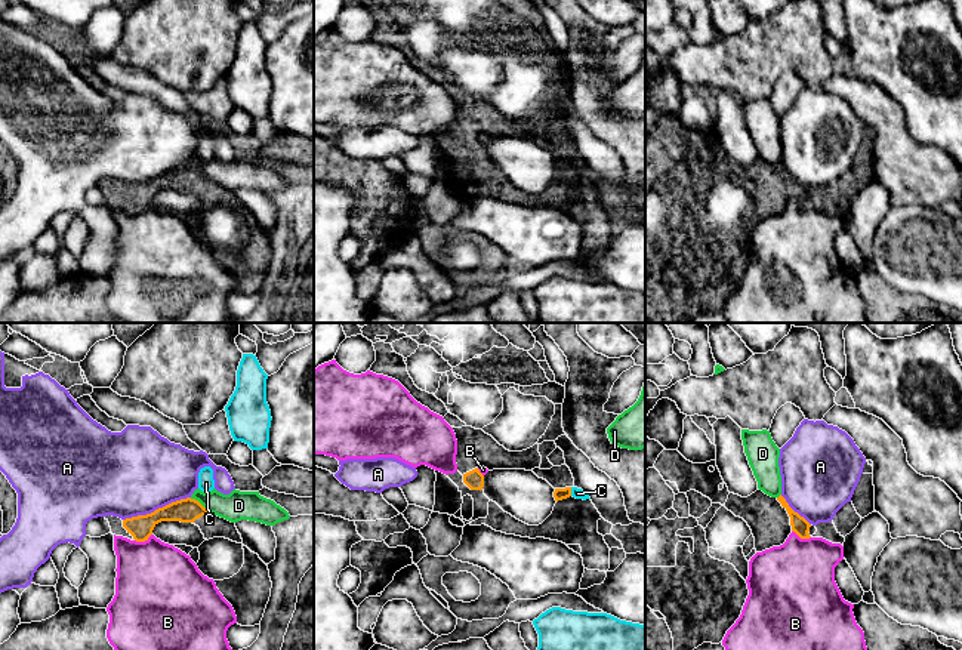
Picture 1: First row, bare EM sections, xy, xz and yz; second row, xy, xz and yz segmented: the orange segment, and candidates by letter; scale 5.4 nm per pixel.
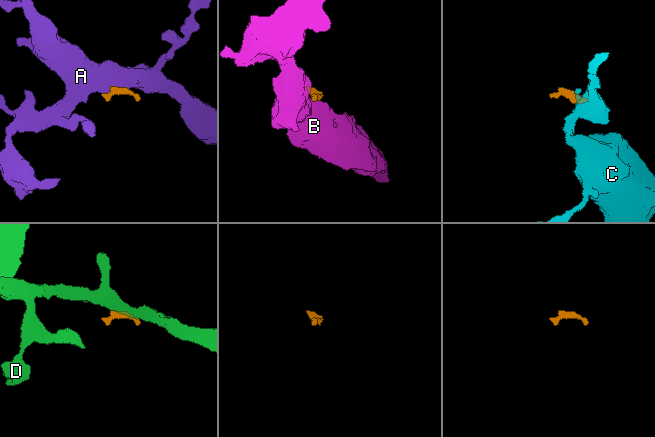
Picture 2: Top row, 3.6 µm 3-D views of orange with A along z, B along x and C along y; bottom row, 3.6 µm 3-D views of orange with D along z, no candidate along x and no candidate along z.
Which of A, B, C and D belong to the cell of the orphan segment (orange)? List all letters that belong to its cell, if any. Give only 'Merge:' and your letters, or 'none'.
Merge: none

